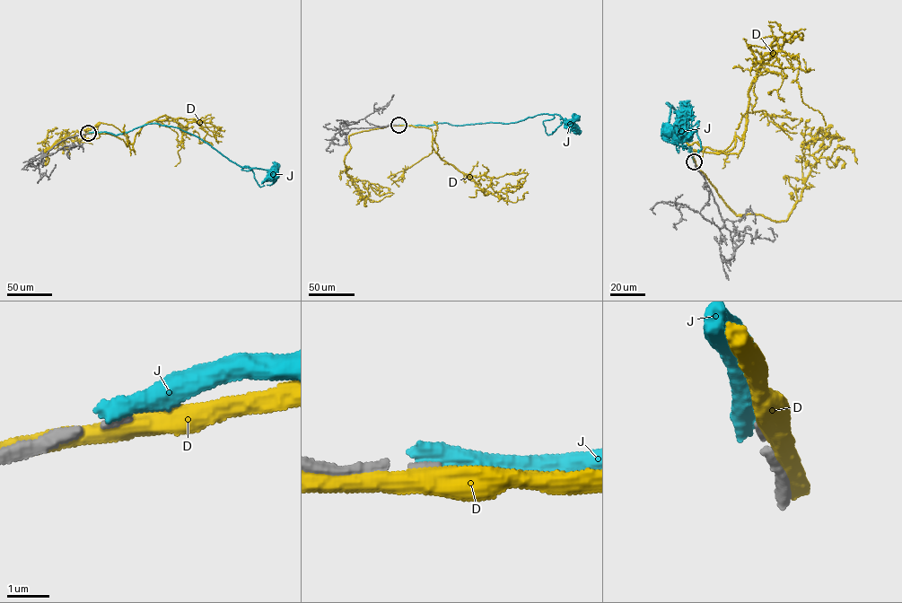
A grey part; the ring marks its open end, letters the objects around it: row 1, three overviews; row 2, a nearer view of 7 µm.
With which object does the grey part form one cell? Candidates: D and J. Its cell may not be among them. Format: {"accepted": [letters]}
{"accepted": []}

